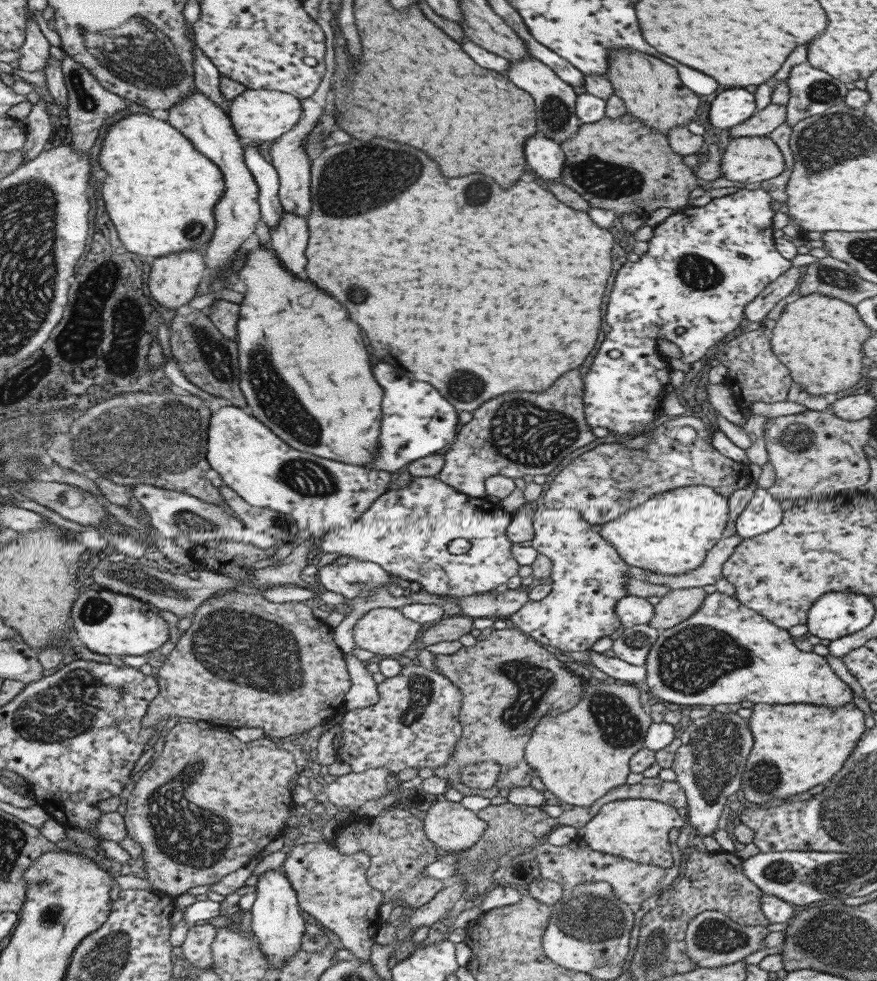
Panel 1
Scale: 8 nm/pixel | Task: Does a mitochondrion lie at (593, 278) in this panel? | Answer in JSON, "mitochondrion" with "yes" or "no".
{"mitochondrion":"no"}

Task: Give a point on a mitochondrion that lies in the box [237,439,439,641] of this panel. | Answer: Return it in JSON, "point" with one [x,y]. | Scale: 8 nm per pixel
{"point":[305,478]}

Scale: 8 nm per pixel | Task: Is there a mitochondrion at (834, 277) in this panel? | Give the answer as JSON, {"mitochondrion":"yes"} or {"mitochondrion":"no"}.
{"mitochondrion":"yes"}

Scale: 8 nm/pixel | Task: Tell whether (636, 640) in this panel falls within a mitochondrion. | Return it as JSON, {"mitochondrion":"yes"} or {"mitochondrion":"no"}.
{"mitochondrion":"yes"}

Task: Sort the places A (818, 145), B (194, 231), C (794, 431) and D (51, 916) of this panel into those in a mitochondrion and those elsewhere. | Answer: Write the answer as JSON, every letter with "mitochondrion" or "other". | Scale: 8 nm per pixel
{"A":"mitochondrion","B":"mitochondrion","C":"mitochondrion","D":"other"}

